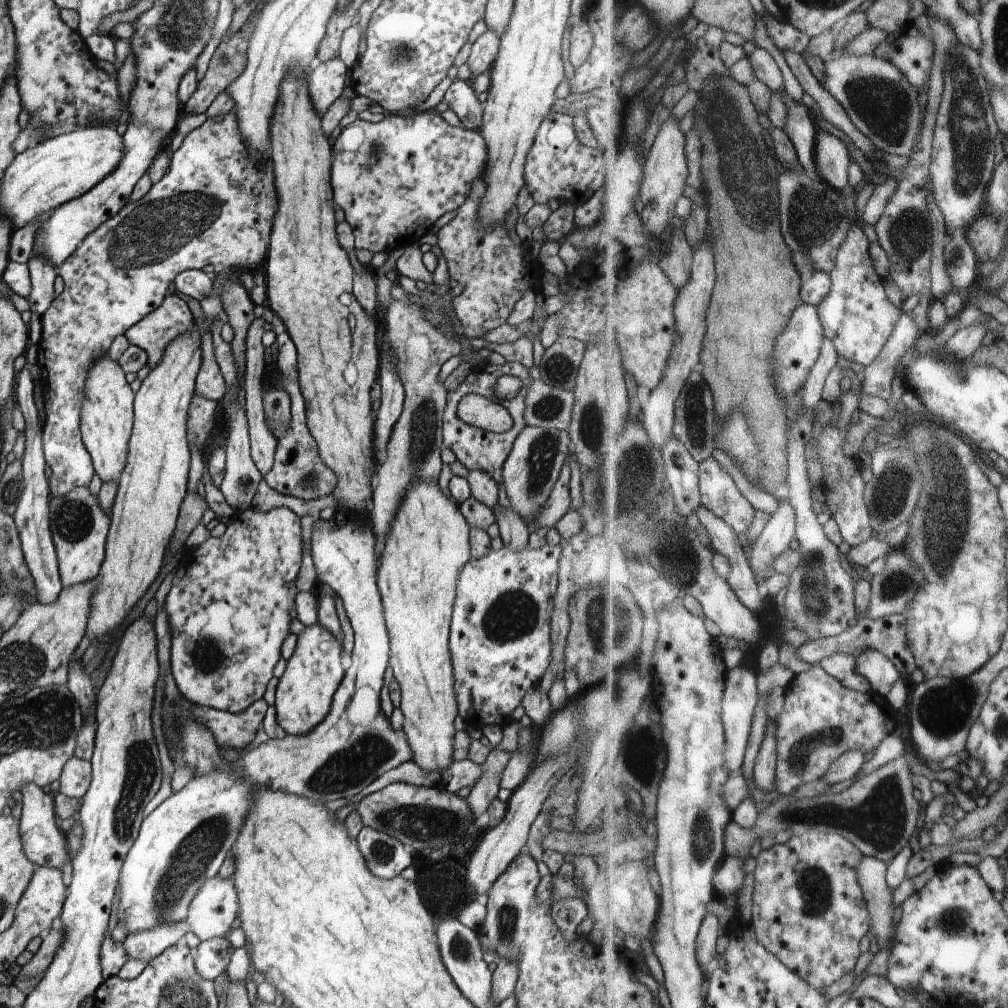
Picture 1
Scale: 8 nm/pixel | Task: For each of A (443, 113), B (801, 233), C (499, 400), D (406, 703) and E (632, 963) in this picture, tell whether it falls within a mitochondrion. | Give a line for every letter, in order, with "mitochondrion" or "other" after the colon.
A: other
B: mitochondrion
C: other
D: other
E: other

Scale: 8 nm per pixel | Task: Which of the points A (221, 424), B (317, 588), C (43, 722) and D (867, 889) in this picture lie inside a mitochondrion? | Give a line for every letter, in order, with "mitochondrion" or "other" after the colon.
A: other
B: other
C: mitochondrion
D: other

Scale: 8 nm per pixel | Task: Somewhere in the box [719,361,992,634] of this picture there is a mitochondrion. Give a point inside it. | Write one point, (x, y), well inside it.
(945, 524)

